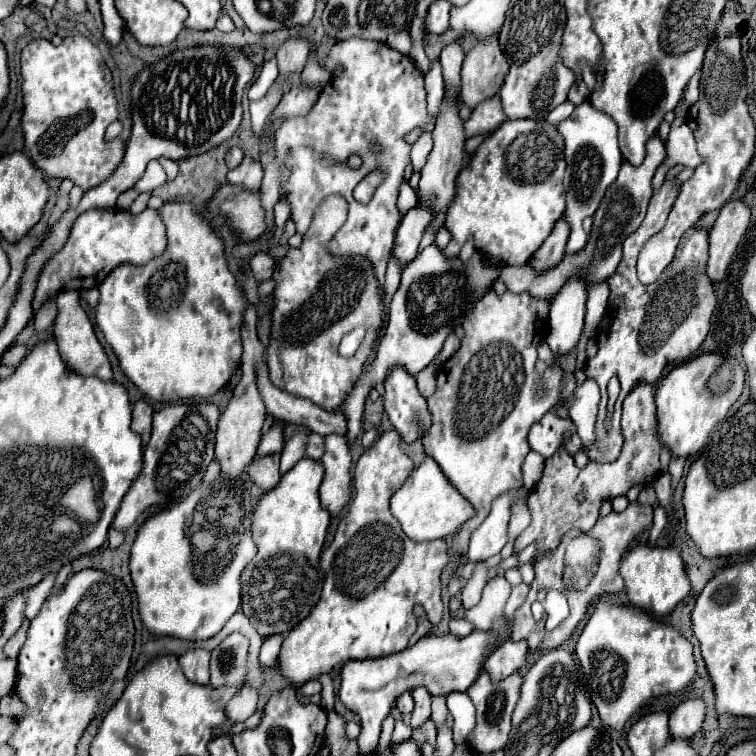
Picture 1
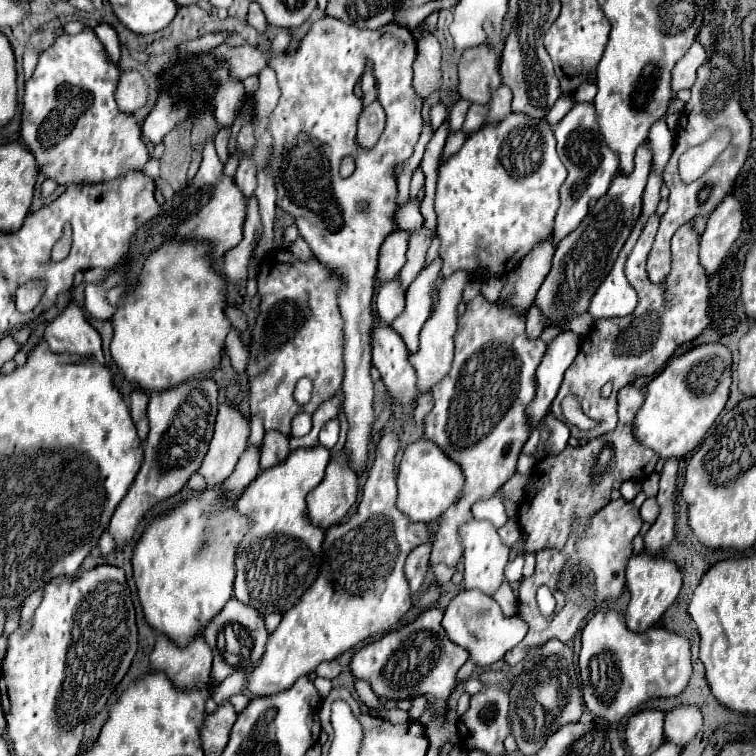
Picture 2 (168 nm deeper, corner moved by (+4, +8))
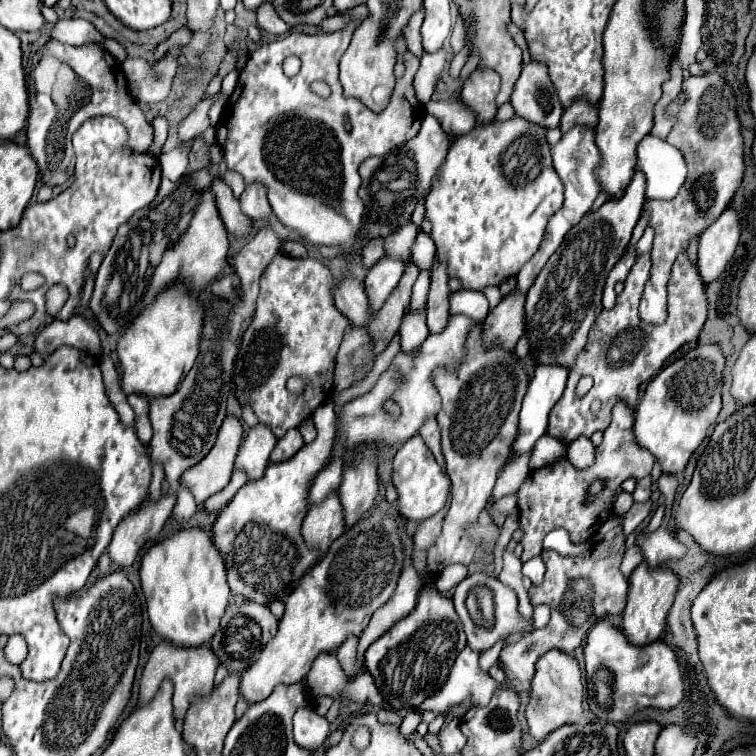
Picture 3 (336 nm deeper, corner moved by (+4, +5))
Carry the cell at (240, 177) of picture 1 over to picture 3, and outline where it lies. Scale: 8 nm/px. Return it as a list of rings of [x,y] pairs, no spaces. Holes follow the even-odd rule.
[[[258,182],[246,184],[244,194],[240,196],[240,204],[242,204],[242,212],[252,220],[262,220],[272,214],[266,198],[266,188]]]

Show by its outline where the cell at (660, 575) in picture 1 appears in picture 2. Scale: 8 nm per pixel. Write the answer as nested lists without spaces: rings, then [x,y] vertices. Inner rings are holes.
[[[640,553],[640,555],[632,555],[626,567],[626,587],[632,595],[630,605],[626,609],[626,625],[630,631],[642,633],[650,627],[654,627],[660,617],[664,615],[664,611],[676,601],[678,591],[682,587],[682,571],[678,569],[676,563],[672,563],[670,559],[662,557],[662,555],[650,555],[650,553]]]

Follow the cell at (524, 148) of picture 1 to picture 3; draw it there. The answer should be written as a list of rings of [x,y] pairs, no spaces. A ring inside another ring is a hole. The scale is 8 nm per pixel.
[[[514,116],[506,122],[478,124],[472,132],[454,138],[424,206],[426,218],[432,222],[430,236],[446,260],[448,276],[458,278],[464,288],[482,290],[518,276],[520,268],[540,248],[546,224],[562,208],[562,202],[564,190],[552,166],[546,128]]]

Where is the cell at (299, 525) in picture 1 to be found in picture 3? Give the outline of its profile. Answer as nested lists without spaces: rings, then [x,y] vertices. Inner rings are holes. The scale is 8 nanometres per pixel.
[[[324,402],[318,406],[314,412],[314,424],[318,430],[318,438],[310,444],[304,444],[294,458],[280,462],[280,464],[270,464],[264,472],[262,478],[252,480],[244,484],[238,494],[232,498],[228,508],[224,508],[214,522],[214,542],[216,548],[220,550],[222,558],[226,560],[226,570],[228,570],[228,584],[232,594],[240,594],[246,600],[258,602],[258,604],[268,604],[272,600],[286,600],[290,592],[298,586],[300,578],[314,566],[318,560],[318,550],[310,548],[302,534],[302,520],[308,514],[308,490],[314,482],[314,478],[328,466],[332,458],[332,448],[334,448],[334,434],[336,434],[336,410],[330,402]]]

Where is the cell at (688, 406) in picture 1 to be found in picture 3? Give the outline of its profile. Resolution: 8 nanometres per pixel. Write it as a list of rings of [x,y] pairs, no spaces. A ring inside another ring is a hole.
[[[696,346],[648,382],[646,394],[636,408],[634,434],[638,444],[650,450],[662,464],[662,472],[682,472],[694,450],[706,438],[708,426],[716,422],[722,406],[720,392],[724,366],[726,356],[722,354],[720,346]]]

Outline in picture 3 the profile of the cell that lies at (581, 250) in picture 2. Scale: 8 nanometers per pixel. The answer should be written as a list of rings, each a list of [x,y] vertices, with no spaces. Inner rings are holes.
[[[636,170],[622,198],[610,198],[596,212],[588,212],[580,224],[570,230],[562,246],[550,256],[534,286],[526,294],[526,334],[530,340],[530,356],[536,364],[572,366],[576,354],[586,346],[586,336],[602,312],[602,290],[608,272],[624,254],[632,230],[644,206],[646,178]]]

